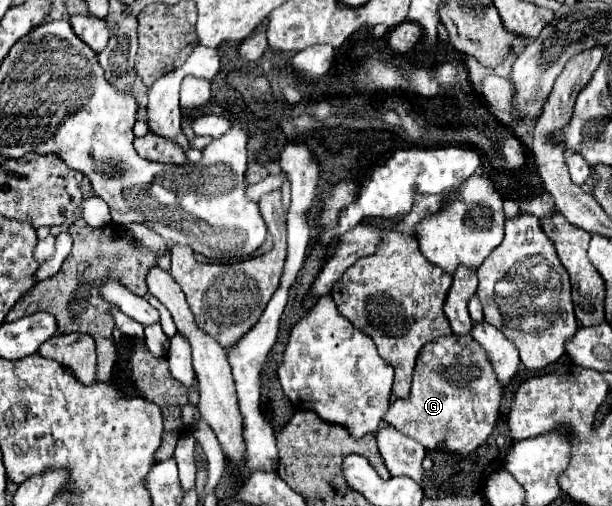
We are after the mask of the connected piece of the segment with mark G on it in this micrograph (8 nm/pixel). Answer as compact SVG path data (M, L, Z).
M457 334L441 336L441 340L427 344L419 352L411 394L407 400L397 400L389 406L385 414L385 422L389 422L401 434L423 444L425 450L447 450L457 454L471 454L495 430L501 396L503 396L503 388L495 380L493 366L489 364L485 352L481 352L477 340L473 340L473 336L457 336Z

